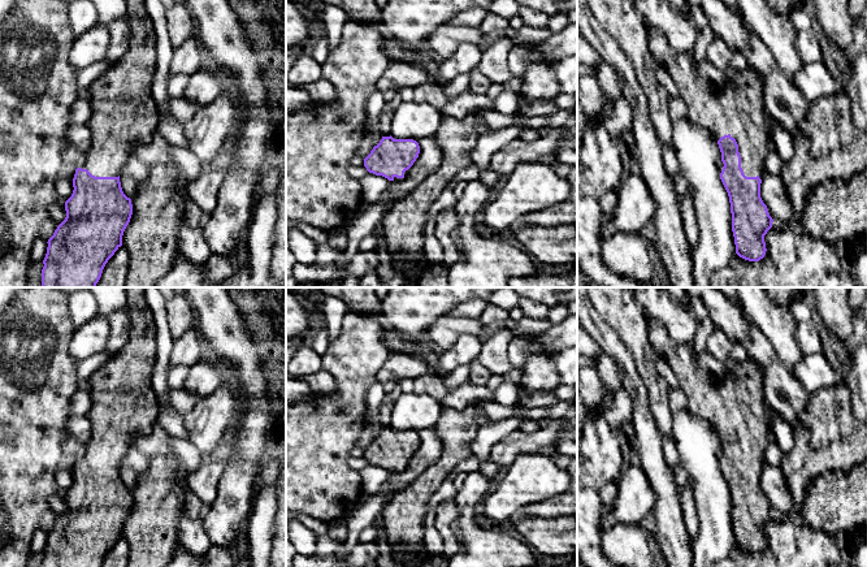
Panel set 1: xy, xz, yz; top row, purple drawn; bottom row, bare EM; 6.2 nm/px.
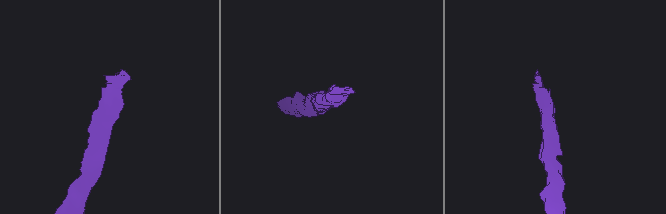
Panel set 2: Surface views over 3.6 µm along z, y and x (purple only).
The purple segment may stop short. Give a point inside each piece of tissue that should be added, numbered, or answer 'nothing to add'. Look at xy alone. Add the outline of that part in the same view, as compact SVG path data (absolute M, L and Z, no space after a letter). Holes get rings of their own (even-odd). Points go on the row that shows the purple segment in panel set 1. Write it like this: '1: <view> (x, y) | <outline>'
1: xy (124, 116) | M127 0L126 14L130 27L127 52L88 88L91 117L87 127L91 131L91 143L82 155L83 164L75 166L87 169L95 177L118 177L136 147L149 143L157 131L159 116L152 96L156 34L144 0Z

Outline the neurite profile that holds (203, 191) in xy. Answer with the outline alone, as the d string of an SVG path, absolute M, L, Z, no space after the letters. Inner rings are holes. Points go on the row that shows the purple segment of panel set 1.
M174 165L174 176L182 200L185 200L185 195L188 194L191 200L200 208L204 217L211 215L216 208L217 192L225 178L225 173L204 169L188 189L186 187L186 174L177 165Z

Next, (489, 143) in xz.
M520 113L516 116L521 120L519 125L508 126L498 131L489 131L478 137L477 144L471 151L471 161L480 170L487 170L493 155L513 139L517 139L520 133L526 127L528 117Z

